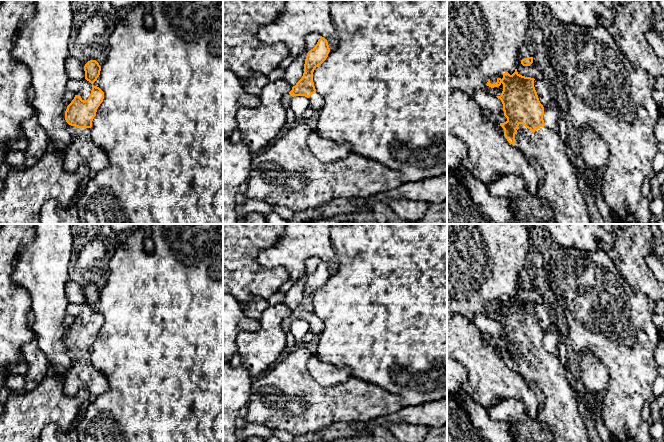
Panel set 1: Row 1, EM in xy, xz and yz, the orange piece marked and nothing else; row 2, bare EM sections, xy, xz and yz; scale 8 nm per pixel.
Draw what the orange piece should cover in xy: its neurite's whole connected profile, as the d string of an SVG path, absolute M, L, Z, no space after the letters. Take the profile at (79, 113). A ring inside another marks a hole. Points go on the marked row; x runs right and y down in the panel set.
M90 60L85 64L84 71L85 79L92 84L92 90L85 101L80 95L75 95L65 111L72 141L65 152L63 166L65 170L74 172L80 165L87 165L87 183L98 172L106 169L109 161L105 151L93 142L90 134L93 119L104 99L104 92L93 85L100 75L101 66L96 60Z

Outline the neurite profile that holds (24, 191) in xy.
M47 150L42 157L28 168L11 167L8 176L2 181L0 188L0 224L40 224L40 210L49 200L56 200L62 206L71 204L73 198L79 194L89 175L87 165L80 165L74 172L64 169L63 160L65 153Z

